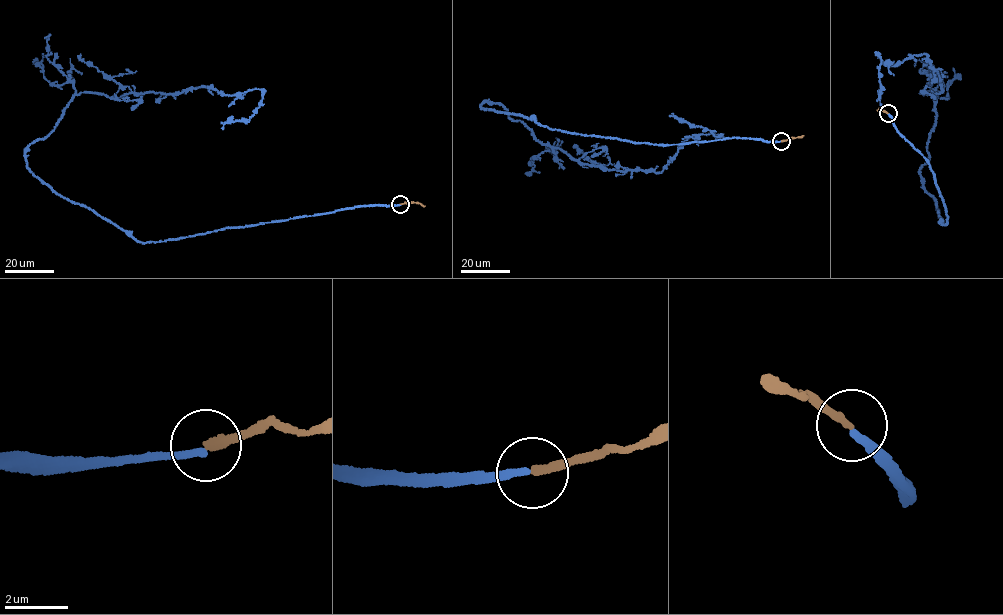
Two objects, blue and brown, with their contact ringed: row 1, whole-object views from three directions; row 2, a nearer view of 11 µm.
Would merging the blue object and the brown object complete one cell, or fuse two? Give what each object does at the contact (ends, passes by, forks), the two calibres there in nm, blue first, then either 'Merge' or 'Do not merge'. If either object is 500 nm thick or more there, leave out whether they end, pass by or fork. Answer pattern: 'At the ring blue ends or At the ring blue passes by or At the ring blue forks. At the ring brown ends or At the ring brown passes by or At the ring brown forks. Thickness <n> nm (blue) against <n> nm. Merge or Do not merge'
At the ring blue ends. At the ring brown ends. Thickness 240 nm (blue) against 240 nm. Do not merge

